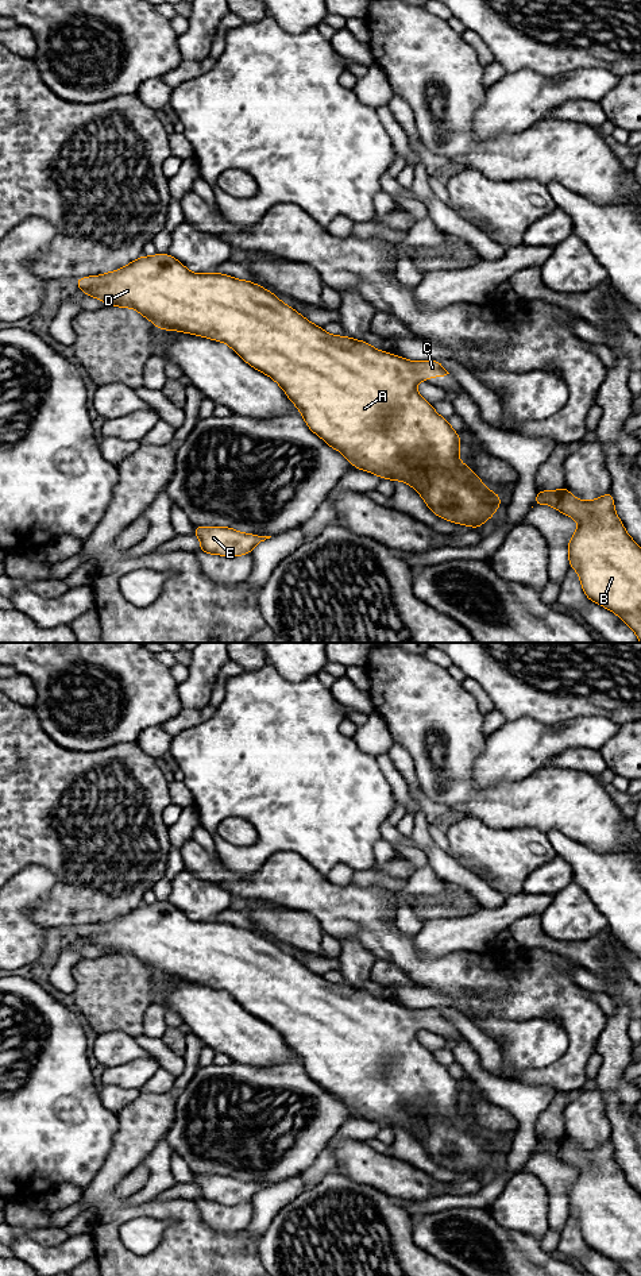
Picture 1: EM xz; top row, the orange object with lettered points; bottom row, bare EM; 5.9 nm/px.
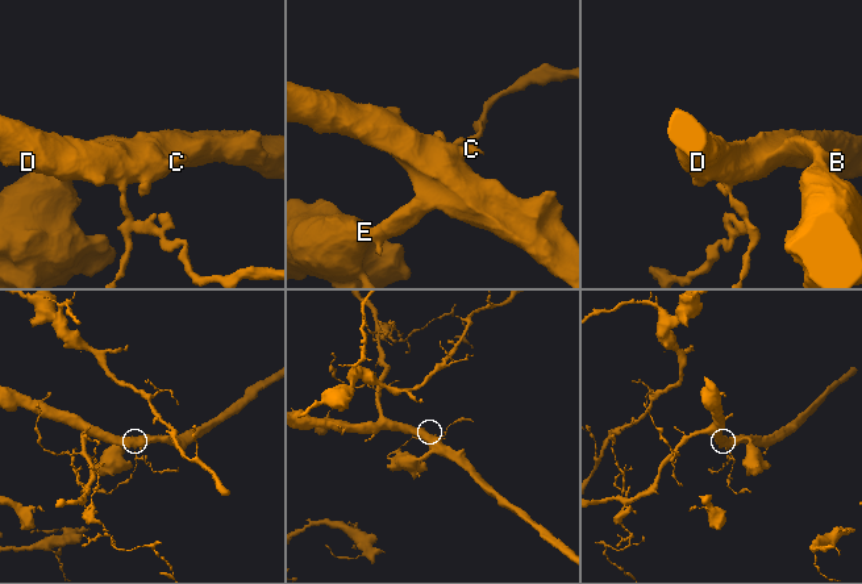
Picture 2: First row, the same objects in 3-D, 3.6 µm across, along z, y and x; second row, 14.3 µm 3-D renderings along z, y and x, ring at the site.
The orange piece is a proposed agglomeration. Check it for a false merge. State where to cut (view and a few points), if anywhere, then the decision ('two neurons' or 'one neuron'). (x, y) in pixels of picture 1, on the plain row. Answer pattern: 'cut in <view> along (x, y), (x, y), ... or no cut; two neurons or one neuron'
no cut; one neuron

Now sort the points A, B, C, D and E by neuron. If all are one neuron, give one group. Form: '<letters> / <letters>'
A B C D E

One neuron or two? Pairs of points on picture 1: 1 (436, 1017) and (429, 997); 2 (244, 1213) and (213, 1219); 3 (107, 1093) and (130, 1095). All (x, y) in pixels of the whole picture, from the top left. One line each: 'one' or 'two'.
1: two
2: one
3: one

